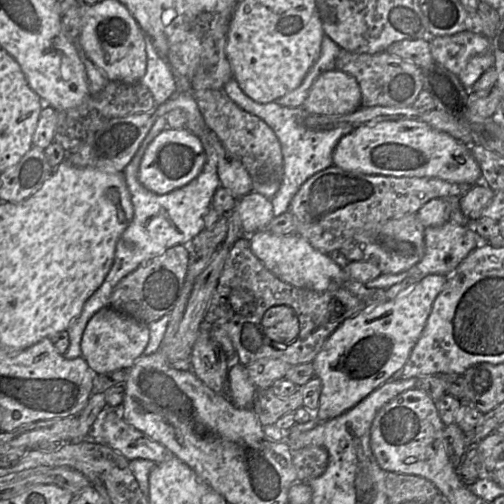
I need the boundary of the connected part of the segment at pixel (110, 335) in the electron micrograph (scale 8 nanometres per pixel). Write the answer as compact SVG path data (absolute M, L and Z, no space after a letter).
M104 307L93 315L85 327L80 345L81 357L95 375L116 370L128 371L136 360L143 355L148 342L148 325L111 307Z

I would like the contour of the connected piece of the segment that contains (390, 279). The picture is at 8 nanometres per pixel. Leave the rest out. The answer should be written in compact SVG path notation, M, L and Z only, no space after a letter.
M447 221L440 226L427 227L424 233L425 251L423 258L406 272L398 274L381 273L377 278L363 284L366 288L378 288L386 290L394 284L401 281L407 281L415 285L425 276L430 274L439 274L449 277L456 270L461 261L473 250L480 248L487 243L486 239L481 237L475 231L467 226L458 225L452 221Z

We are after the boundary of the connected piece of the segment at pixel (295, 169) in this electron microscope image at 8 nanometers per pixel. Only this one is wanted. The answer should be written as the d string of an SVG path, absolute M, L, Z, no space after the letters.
M232 78L223 86L224 93L242 110L258 117L275 133L283 157L283 169L280 186L270 199L273 216L279 216L289 210L289 205L301 185L311 176L333 166L333 152L340 139L349 134L355 127L341 125L330 130L312 130L305 126L304 120L310 115L302 106L284 107L270 103L258 103L249 98Z

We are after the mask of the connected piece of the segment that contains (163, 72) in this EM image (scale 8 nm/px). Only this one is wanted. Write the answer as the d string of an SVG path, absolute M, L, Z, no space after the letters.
M152 39L146 40L146 54L147 68L139 83L150 90L158 106L176 91L176 80L167 61L154 48Z

